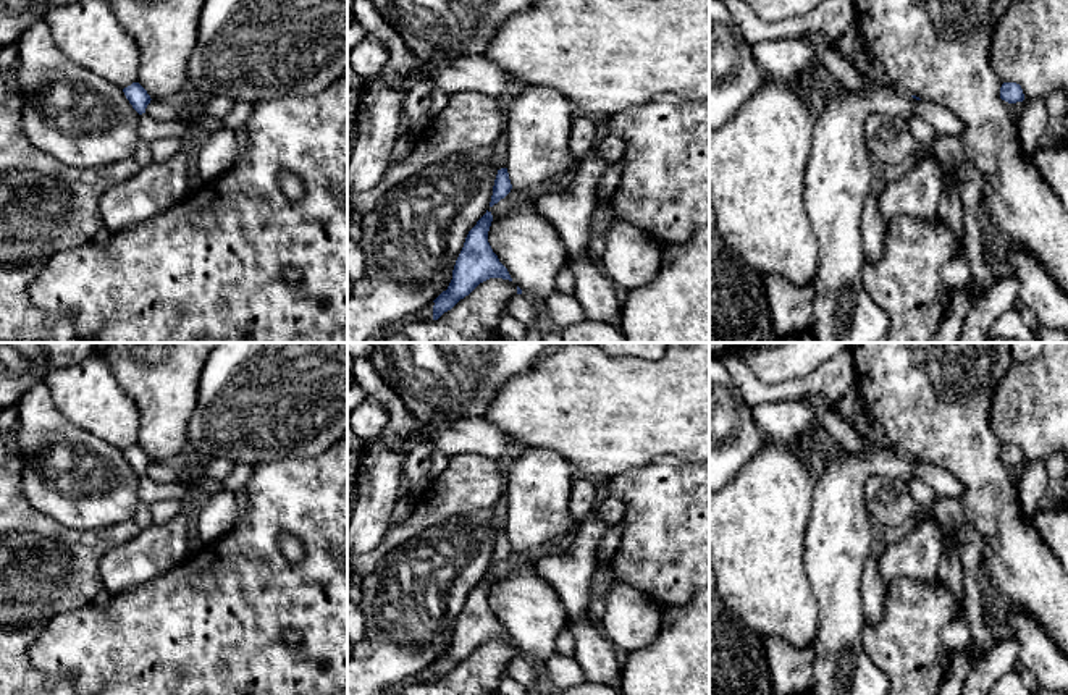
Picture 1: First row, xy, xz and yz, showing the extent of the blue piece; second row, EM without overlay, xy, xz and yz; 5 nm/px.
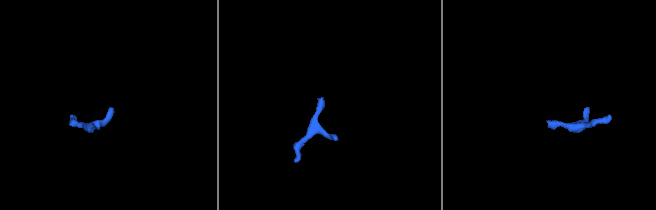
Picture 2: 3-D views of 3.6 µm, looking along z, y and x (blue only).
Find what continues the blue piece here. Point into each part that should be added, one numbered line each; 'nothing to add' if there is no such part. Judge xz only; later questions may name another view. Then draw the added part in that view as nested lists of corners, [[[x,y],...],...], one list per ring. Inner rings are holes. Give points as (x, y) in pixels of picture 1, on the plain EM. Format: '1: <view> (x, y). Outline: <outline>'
1: xz (500, 509). Outline: [[[502,493],[493,506],[493,524],[498,532],[507,529],[507,504],[507,495]]]

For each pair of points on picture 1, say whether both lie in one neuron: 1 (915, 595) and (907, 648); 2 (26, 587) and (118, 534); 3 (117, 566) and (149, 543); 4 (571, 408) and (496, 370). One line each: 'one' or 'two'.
1: one
2: one
3: one
4: two

